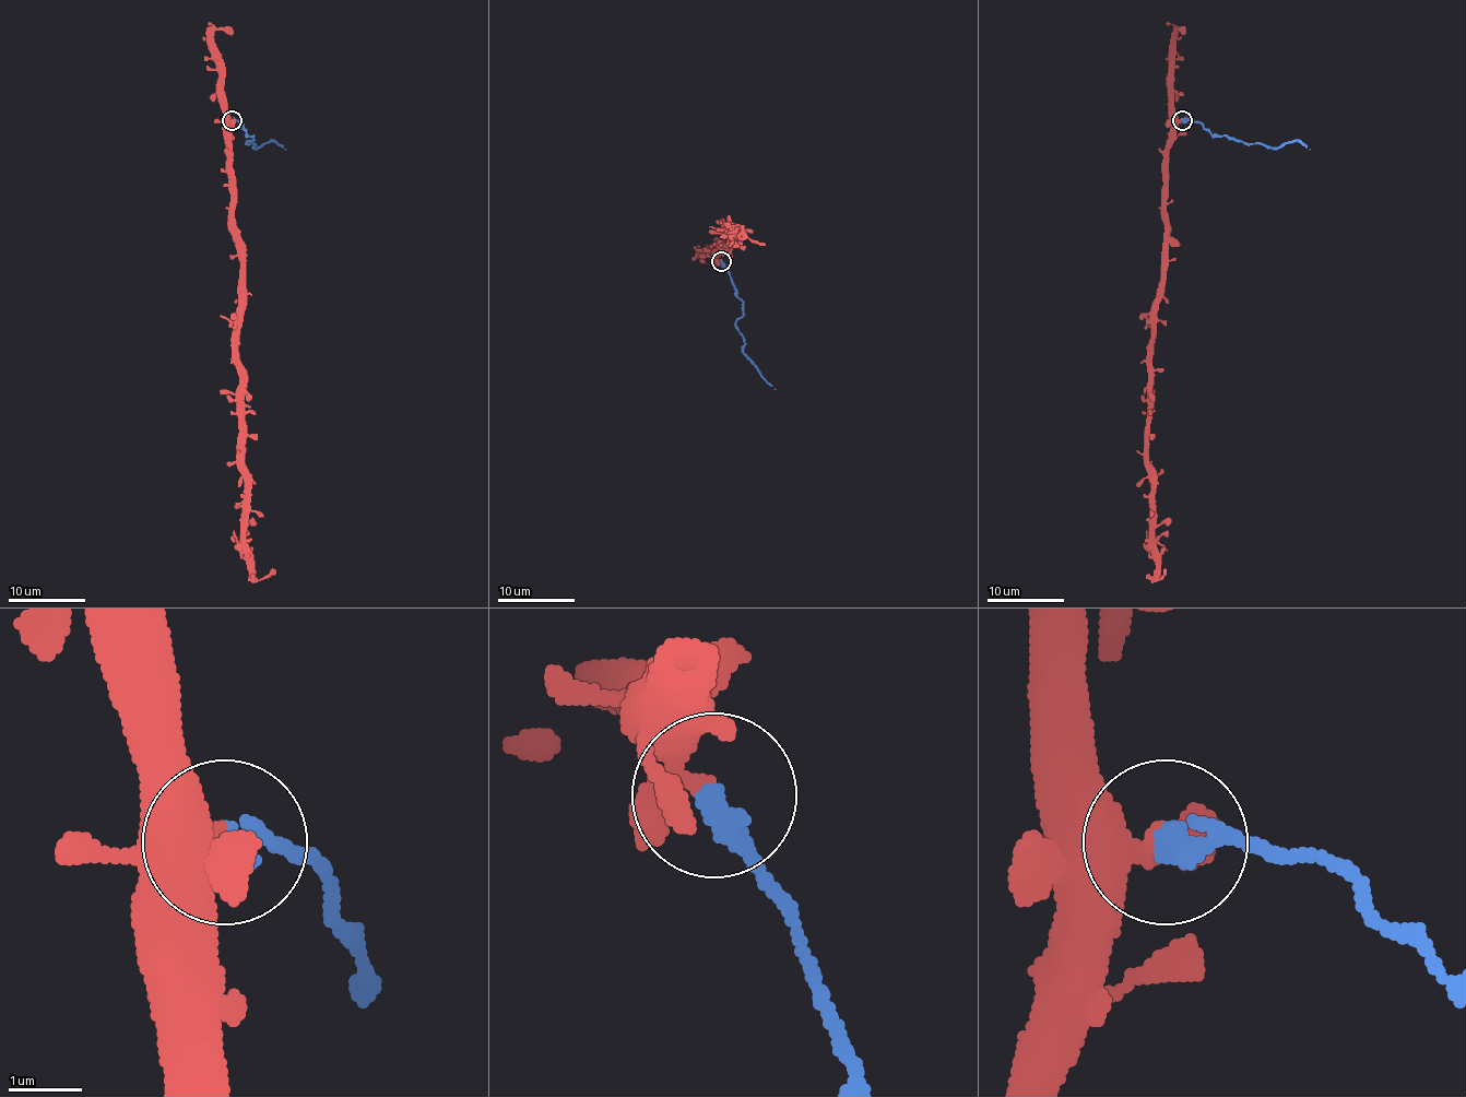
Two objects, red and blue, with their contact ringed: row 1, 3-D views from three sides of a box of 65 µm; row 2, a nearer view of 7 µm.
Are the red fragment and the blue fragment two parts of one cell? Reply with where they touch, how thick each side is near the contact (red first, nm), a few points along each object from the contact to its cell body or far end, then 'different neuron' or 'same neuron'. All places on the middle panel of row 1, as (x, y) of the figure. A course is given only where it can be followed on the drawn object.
at (721, 261); 260 nm thick on the red side, 360 nm on the other; red runs (721, 261), (718, 256), (730, 240), (730, 227), (763, 244); blue runs (721, 261), (743, 303), (743, 316), (735, 323), (745, 343), (743, 352), (776, 389); different neuron

